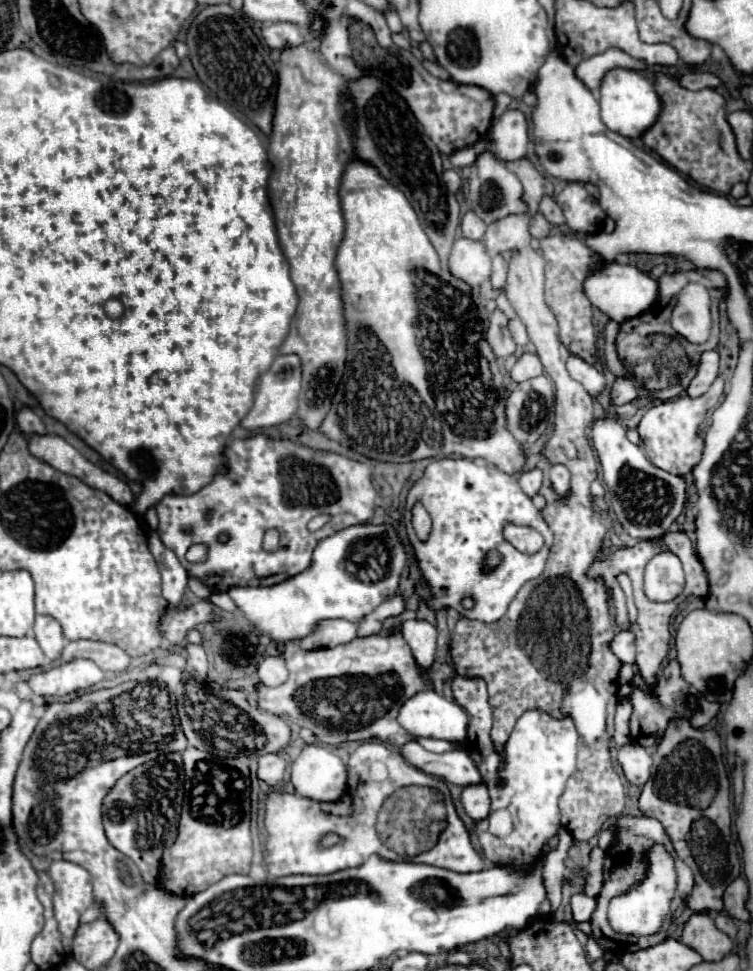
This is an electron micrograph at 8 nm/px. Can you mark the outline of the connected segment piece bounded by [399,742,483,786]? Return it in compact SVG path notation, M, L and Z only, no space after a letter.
M407 742L401 746L401 756L415 768L423 770L425 774L445 778L457 786L469 786L483 782L475 762L469 758L465 750L451 750L445 754L435 754L419 746L417 742Z

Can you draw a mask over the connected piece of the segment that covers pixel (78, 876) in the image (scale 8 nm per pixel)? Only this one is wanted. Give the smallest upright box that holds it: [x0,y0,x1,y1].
[49,860,93,944]

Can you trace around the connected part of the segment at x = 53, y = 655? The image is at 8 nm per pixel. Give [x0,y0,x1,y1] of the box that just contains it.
[35,616,67,660]

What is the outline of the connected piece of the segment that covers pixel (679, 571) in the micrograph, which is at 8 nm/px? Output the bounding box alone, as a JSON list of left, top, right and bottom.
[645,552,685,602]

